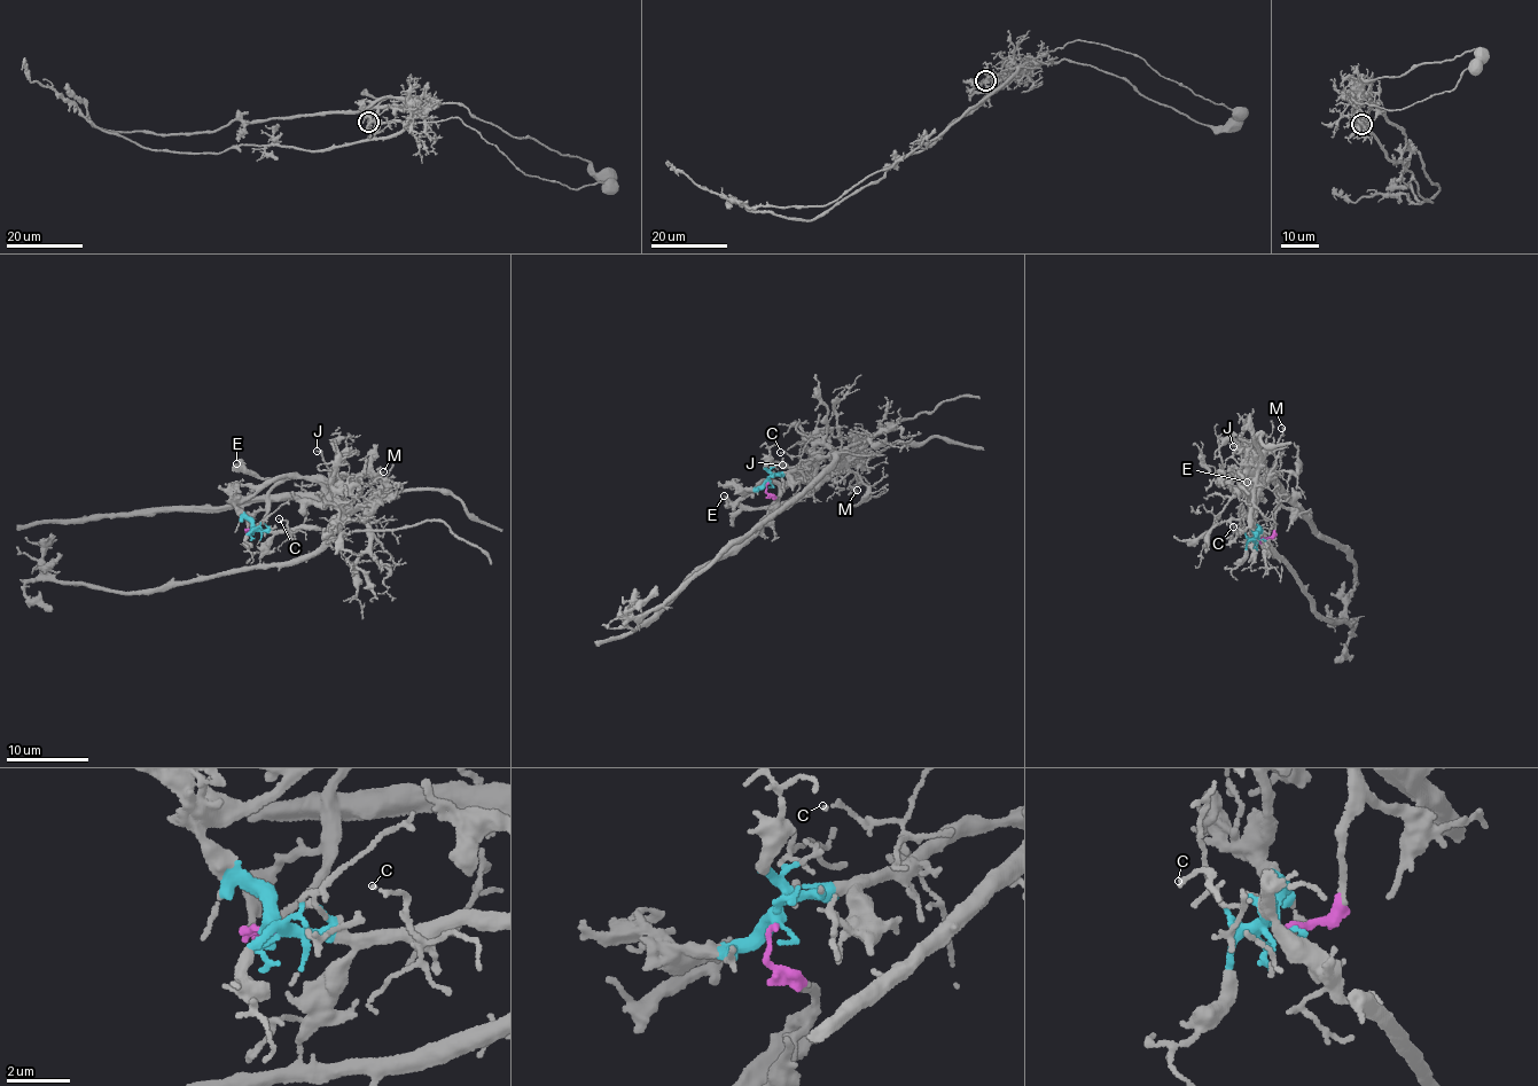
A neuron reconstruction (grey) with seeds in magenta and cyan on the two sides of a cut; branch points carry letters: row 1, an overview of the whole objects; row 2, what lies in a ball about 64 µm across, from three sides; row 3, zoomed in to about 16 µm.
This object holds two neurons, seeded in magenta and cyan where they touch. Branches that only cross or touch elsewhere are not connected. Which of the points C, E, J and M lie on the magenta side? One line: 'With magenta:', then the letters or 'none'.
With magenta: E, J

